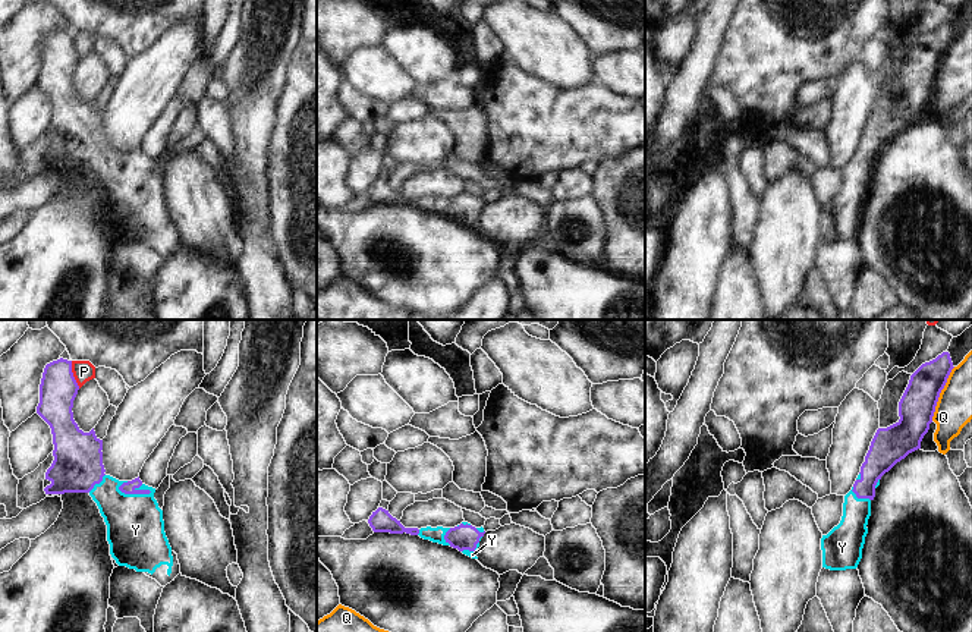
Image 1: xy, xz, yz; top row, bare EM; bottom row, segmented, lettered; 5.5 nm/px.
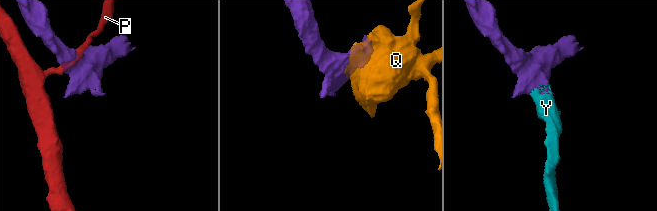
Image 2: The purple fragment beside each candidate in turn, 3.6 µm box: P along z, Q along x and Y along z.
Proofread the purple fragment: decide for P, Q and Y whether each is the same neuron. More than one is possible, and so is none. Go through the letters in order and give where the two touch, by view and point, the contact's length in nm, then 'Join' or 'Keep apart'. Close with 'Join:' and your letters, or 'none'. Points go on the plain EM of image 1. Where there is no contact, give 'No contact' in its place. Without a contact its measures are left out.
P: Touches purple at xy (72, 46). Shared border 160 nm. Keep apart
Q: Touches purple at yz (940, 63). Shared border 320 nm. Keep apart
Y: Touches purple at xy (135, 164). Shared border 190 nm. Join
Join: Y

